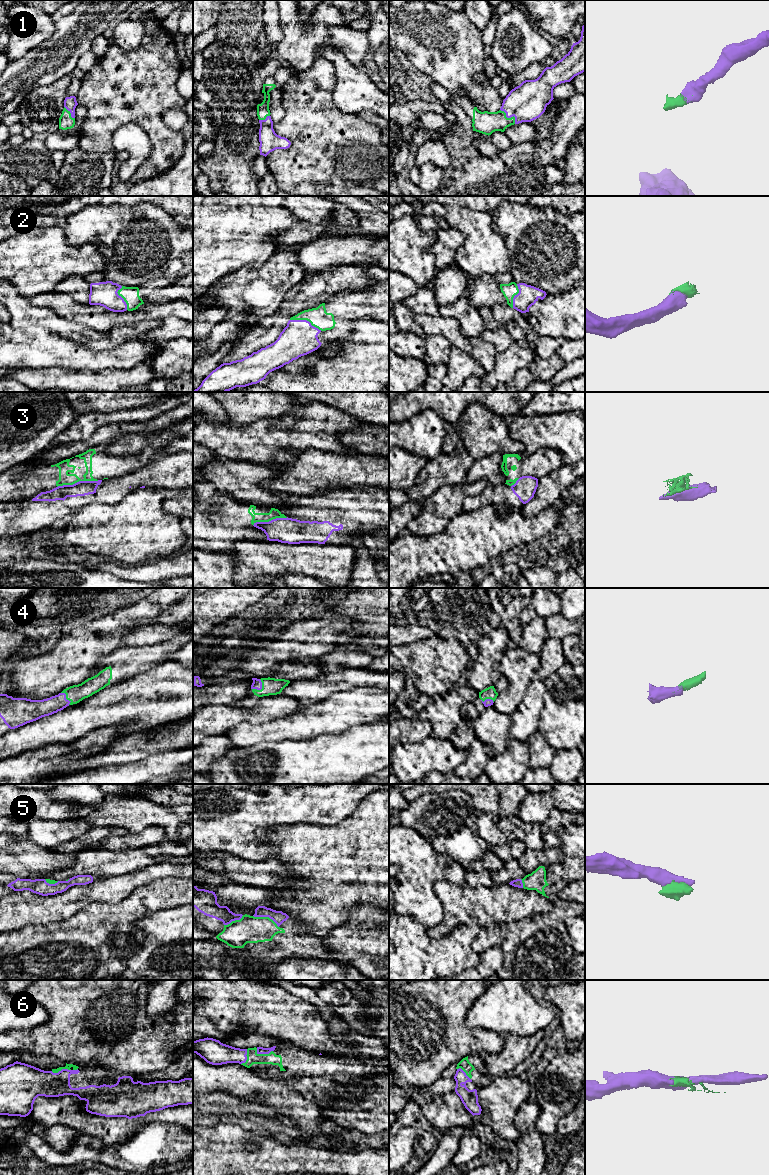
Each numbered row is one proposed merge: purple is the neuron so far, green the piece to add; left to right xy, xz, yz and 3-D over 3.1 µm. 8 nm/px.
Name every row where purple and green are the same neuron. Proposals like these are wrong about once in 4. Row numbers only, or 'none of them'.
1, 2, 4, 5, 6

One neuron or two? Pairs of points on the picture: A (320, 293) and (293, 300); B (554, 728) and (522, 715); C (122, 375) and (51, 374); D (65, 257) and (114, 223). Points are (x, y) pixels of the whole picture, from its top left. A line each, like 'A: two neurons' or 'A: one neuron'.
A: one neuron
B: two neurons
C: one neuron
D: two neurons

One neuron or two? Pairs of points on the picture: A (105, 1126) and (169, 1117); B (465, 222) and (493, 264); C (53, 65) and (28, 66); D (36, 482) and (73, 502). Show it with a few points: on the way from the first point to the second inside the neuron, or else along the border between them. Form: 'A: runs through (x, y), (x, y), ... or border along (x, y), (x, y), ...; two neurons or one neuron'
A: runs through (121, 1126), (153, 1116); one neuron
B: runs through (475, 232), (480, 237), (483, 250), (487, 254); one neuron
C: runs through (47, 65), (34, 66); one neuron
D: border along (56, 486), (49, 490), (41, 491), (31, 500); two neurons

